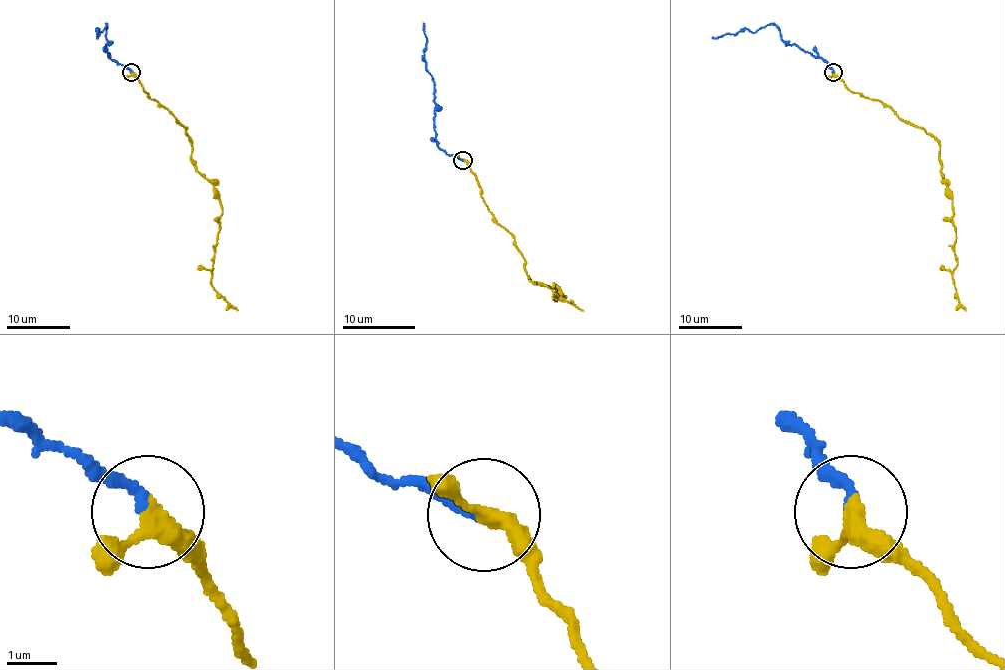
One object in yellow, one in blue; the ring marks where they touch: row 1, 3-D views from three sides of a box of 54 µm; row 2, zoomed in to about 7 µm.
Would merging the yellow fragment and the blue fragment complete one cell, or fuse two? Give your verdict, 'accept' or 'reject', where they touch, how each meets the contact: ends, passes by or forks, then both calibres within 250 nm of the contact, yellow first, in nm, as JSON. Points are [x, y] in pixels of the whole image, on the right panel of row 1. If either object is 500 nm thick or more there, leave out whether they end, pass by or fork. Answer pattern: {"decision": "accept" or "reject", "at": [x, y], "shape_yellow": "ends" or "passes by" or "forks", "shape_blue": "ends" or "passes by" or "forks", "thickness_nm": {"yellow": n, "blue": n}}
{"decision": "accept", "at": [833, 72], "shape_yellow": "passes by", "shape_blue": "ends", "thickness_nm": {"yellow": 320, "blue": 190}}

